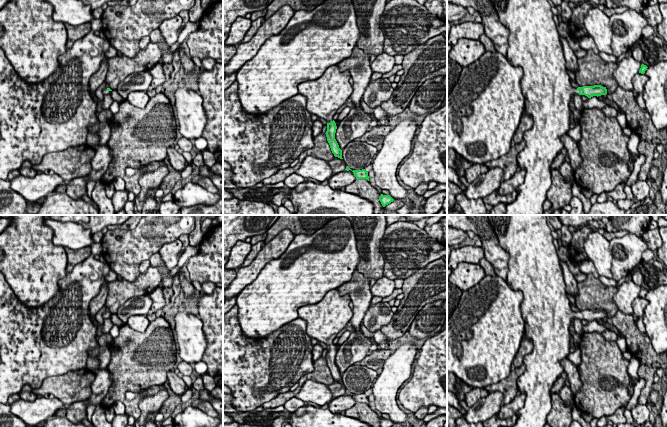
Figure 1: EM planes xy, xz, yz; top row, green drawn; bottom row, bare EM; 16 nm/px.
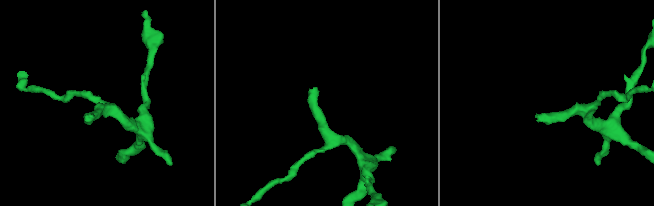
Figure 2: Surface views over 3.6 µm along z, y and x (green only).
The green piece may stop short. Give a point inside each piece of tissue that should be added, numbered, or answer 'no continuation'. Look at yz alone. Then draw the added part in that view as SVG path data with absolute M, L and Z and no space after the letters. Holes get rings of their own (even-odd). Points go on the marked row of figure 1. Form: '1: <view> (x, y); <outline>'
1: yz (534, 44); M491 0L500 22L509 29L507 59L514 67L523 69L521 78L522 93L525 98L525 110L532 117L532 128L525 131L524 149L517 155L517 171L526 170L524 182L517 188L518 195L512 203L507 203L505 215L543 215L543 204L552 184L551 164L564 148L561 137L570 129L569 102L573 95L579 94L571 85L566 71L565 58L557 26L548 0Z

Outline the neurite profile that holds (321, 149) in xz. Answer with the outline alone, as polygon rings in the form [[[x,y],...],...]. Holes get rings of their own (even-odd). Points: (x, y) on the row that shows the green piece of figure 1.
[[[320,133],[314,137],[314,147],[300,154],[299,162],[296,166],[279,170],[275,175],[271,175],[270,177],[264,179],[262,181],[263,185],[271,185],[284,181],[288,176],[295,173],[299,169],[301,163],[307,156],[314,156],[325,161],[331,161],[334,159],[335,156],[331,151],[325,133]]]

